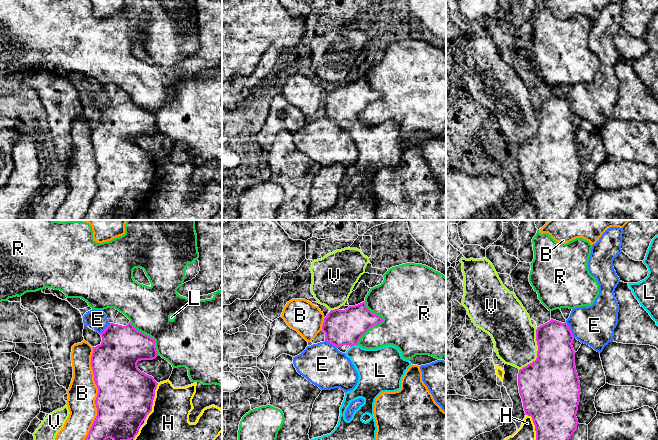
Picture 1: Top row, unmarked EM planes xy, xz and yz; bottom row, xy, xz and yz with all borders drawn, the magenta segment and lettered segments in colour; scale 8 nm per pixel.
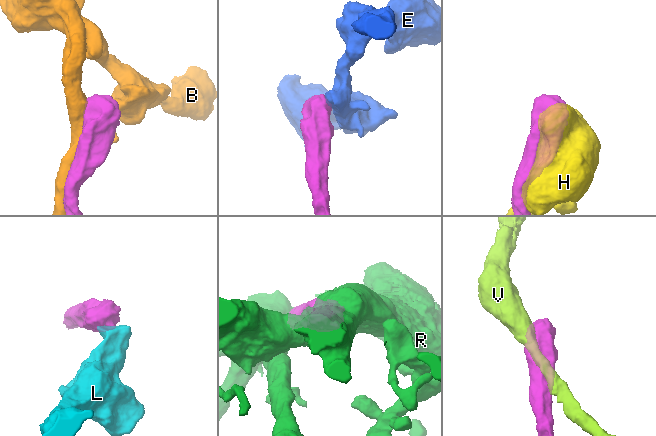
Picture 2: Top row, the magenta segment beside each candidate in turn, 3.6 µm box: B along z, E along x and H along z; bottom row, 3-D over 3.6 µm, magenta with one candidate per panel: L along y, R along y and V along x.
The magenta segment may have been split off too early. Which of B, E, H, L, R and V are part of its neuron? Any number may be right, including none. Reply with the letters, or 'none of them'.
L

